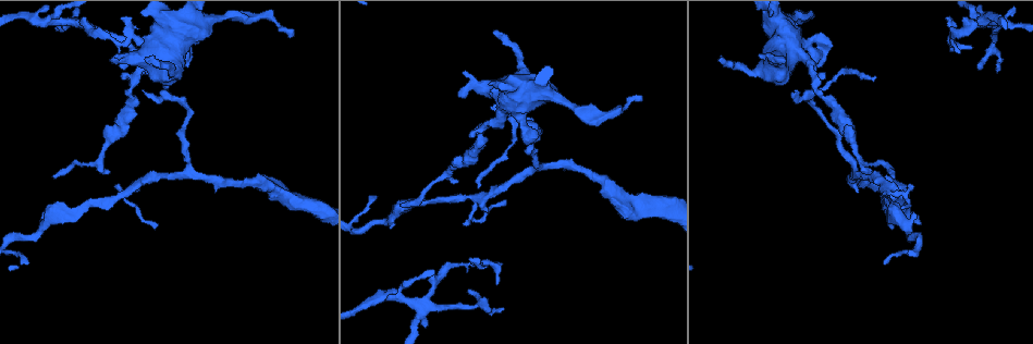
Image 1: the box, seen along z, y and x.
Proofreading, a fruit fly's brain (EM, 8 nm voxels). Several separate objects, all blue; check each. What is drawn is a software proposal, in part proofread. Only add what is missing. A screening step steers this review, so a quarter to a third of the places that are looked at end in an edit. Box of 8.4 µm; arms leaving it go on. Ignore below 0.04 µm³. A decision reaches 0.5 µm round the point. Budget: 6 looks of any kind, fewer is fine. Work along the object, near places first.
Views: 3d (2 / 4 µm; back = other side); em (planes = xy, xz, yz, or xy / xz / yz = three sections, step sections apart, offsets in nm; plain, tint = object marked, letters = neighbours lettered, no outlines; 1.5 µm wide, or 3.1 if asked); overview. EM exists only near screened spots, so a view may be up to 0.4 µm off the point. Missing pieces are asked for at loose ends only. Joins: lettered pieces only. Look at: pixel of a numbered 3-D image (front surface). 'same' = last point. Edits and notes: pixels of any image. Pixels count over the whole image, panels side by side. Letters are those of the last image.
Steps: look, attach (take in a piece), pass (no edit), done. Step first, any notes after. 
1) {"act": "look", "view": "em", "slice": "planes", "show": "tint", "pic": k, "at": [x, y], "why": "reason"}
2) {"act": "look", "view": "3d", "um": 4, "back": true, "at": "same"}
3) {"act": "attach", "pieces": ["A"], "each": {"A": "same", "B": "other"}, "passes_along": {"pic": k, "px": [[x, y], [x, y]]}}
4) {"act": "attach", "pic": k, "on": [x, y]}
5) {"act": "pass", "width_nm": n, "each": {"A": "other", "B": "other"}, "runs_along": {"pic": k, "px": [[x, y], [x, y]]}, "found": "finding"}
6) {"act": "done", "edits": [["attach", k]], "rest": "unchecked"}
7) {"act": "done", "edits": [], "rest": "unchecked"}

{"act": "look", "view": "3d", "um": 4, "pic": 1, "at": [501, 309]}

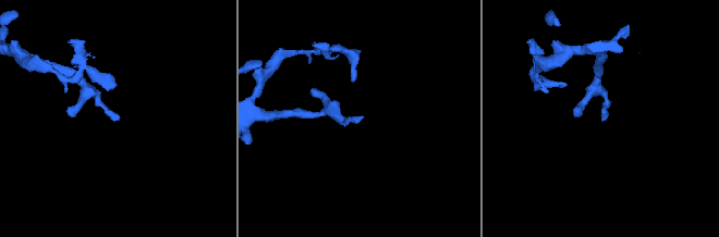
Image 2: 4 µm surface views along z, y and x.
{"act": "look", "view": "em", "slice": "planes", "show": "letters", "pic": 2, "at": [601, 119]}

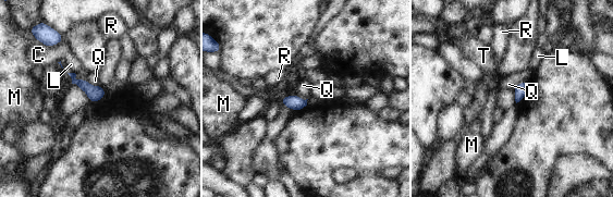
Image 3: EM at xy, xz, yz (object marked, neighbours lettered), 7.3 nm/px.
{"act": "pass", "width_nm": 90, "longest_contact_nm": ["C", 160], "each": {"C": "other", "L": "other", "M": "other", "Q": "other", "R": "other", "T": "other"}, "found": "none of them fits"}

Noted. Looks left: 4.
{"act": "look", "view": "3d", "um": 4, "pic": 1, "at": [116, 185], "why": "an open end"}

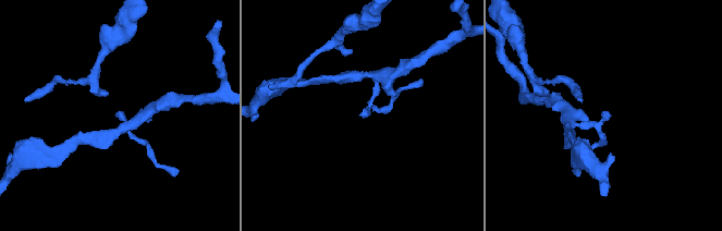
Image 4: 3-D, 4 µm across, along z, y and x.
{"act": "look", "view": "em", "slice": "planes", "show": "letters", "pic": 4, "at": [611, 114]}

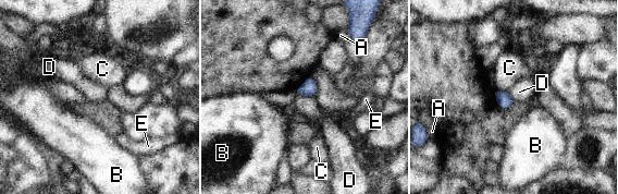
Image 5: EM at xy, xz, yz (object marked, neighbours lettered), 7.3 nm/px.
{"act": "pass", "width_nm": 120, "each": {"A": "other", "B": "other", "C": "other", "D": "other", "E": "other"}, "found": "none of them fits"}

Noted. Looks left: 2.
{"act": "look", "view": "3d", "um": 4, "pic": 1, "at": [374, 195], "why": "long arm stops here"}

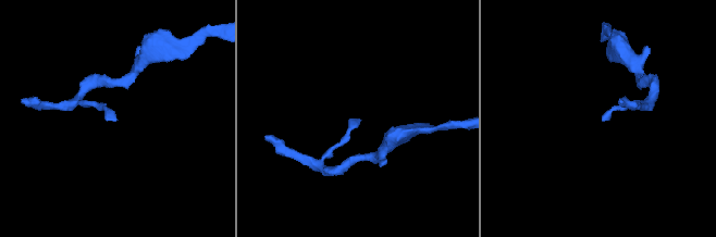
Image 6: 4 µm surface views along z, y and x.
{"act": "look", "view": "em", "slice": "planes", "show": "letters", "pic": 6, "at": [359, 120], "why": "shape alone is not enough"}

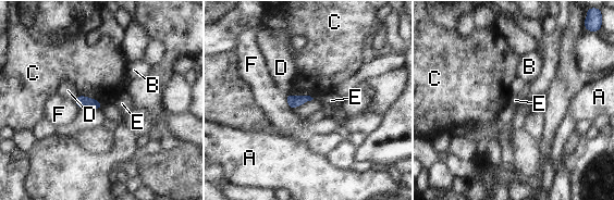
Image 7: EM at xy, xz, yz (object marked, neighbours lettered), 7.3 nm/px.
{"act": "pass", "width_nm": 90, "each": {"A": "other", "B": "other", "C": "other", "D": "other", "E": "other", "F": "other"}, "border": {"pic": 7, "px": [[78, 94], [97, 99], [102, 107]]}, "found": "no lettered piece goes on from it"}

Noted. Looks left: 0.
{"act": "done", "edits": [], "rest": "unchecked"}

